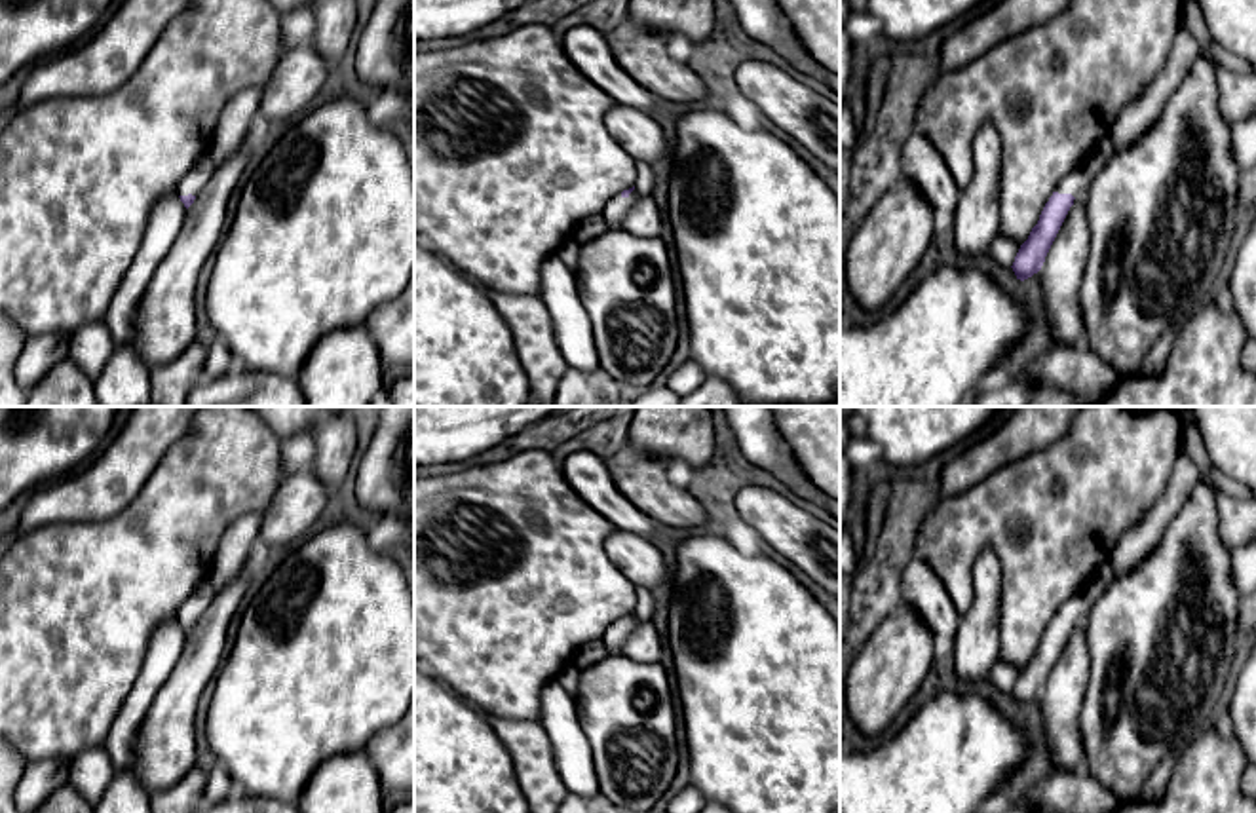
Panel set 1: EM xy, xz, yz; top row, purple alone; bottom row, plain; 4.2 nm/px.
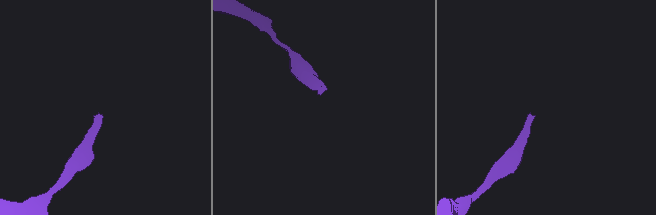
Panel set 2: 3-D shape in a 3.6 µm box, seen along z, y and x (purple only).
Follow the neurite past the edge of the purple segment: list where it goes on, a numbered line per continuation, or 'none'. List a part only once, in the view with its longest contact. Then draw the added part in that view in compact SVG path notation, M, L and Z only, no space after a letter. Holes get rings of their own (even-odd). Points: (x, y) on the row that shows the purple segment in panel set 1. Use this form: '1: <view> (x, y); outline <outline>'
1: yz (1078, 181); outline M1106 135L1098 146L1056 184L1055 192L1072 194L1074 198L1087 196L1093 179L1108 163L1113 152L1113 139L1112 135Z

